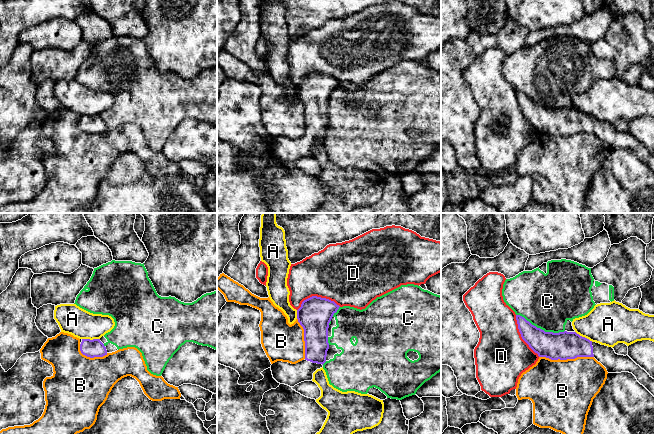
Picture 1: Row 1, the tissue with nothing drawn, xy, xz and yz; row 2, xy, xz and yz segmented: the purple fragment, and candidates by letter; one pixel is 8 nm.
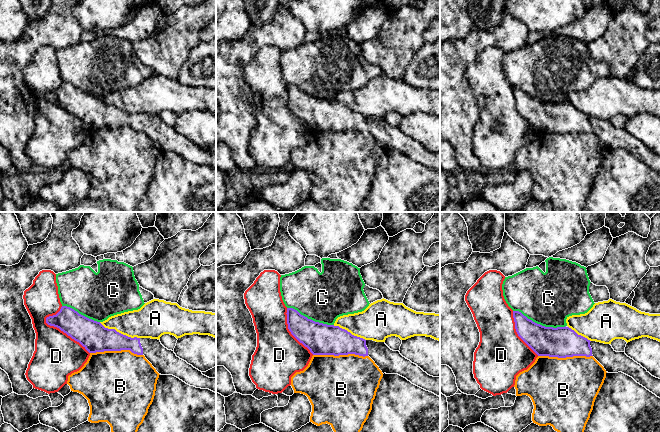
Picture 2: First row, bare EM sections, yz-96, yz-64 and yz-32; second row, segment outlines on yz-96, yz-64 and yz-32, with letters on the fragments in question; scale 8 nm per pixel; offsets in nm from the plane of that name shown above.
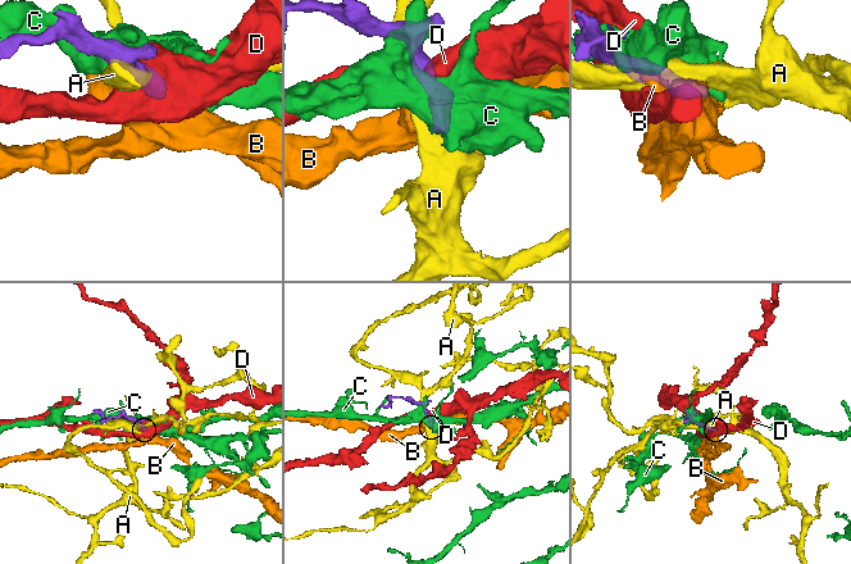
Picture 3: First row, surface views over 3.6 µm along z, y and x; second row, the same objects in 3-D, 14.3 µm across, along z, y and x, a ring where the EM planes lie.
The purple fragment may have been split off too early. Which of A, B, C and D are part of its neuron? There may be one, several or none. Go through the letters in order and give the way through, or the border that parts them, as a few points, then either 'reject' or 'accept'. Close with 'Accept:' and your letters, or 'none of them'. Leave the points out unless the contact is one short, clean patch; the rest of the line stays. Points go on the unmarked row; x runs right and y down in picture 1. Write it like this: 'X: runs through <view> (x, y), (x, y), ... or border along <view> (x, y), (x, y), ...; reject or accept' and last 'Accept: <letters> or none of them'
A: reject
B: reject
C: reject
D: reject
Accept: none of them

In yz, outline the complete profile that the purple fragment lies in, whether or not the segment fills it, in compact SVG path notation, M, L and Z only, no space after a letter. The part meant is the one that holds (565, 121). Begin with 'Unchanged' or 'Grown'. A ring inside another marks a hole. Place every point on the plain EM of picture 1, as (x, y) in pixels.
Grown. M516 91L516 96L522 115L539 133L551 136L594 133L608 149L632 149L654 172L654 155L628 131L618 131L612 123L592 118L576 108L545 108L520 91Z

